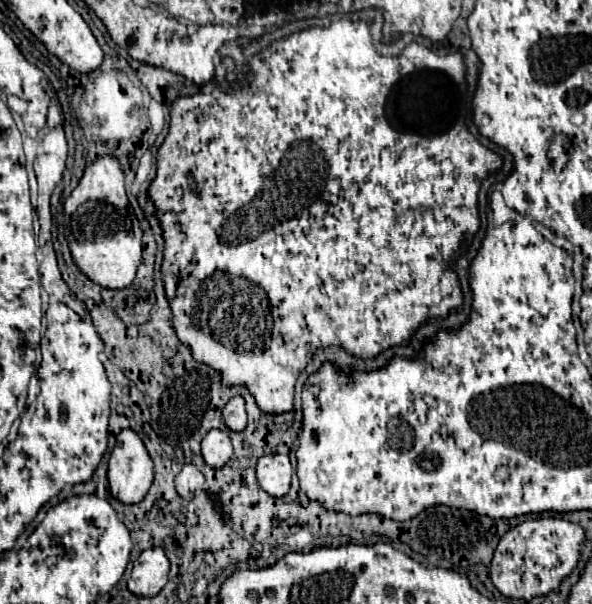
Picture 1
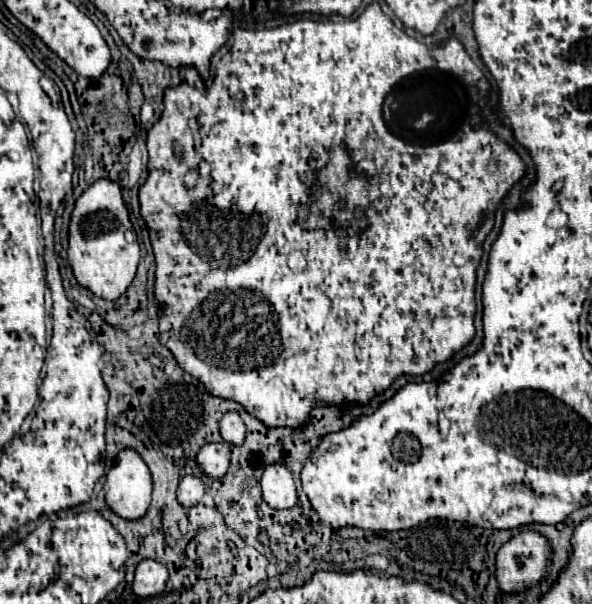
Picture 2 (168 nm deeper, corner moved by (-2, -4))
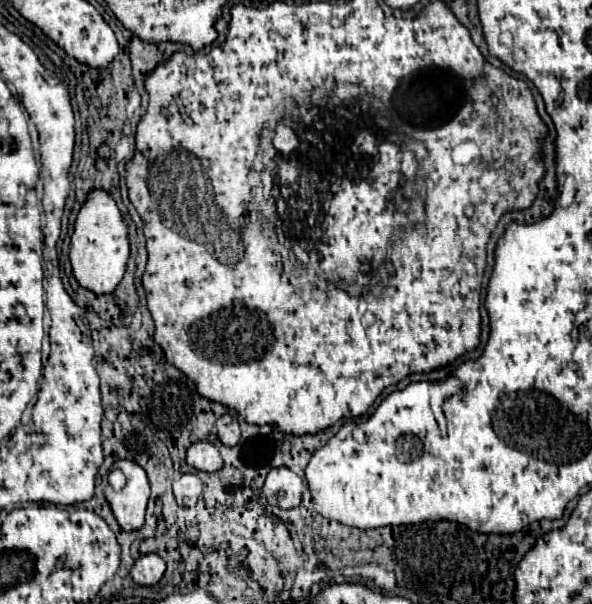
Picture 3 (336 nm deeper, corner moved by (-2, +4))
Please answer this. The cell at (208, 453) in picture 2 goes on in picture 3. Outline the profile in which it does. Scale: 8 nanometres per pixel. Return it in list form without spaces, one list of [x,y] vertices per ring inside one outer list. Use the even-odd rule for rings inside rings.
[[[199,441],[187,449],[187,465],[197,471],[219,471],[223,467],[223,459],[215,445]]]

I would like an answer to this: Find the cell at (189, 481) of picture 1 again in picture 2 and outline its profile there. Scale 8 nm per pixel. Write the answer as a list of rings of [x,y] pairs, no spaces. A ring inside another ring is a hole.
[[[185,475],[179,483],[179,489],[177,489],[177,499],[183,507],[193,507],[201,501],[201,497],[205,495],[205,485],[199,477],[195,475]]]

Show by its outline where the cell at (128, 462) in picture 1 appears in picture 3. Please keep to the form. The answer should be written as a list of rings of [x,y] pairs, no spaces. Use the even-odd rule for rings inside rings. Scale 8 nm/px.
[[[117,461],[115,469],[123,471],[127,483],[121,491],[105,487],[105,497],[123,531],[137,531],[145,523],[145,509],[149,501],[149,481],[145,471],[133,461]]]

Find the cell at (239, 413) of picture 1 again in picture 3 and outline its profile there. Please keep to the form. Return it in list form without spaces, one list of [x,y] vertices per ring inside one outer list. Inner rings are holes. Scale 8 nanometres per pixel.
[[[223,415],[217,421],[217,437],[223,445],[235,447],[239,443],[239,423],[231,415]]]

